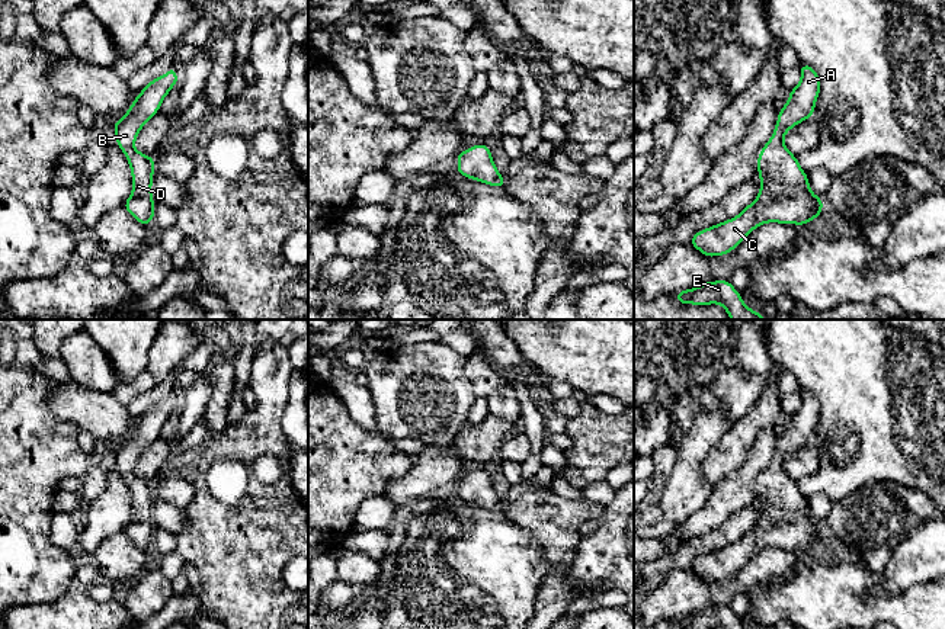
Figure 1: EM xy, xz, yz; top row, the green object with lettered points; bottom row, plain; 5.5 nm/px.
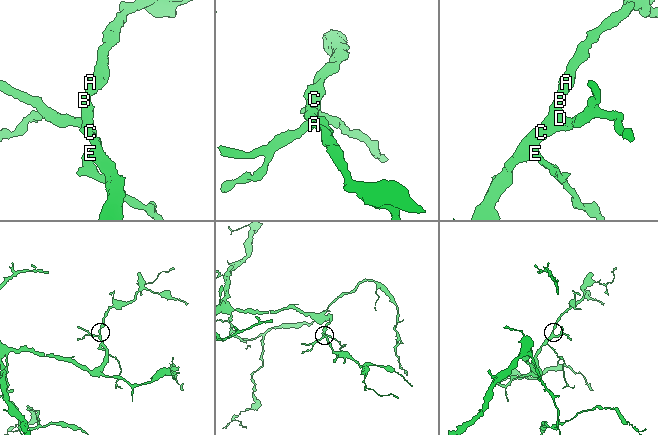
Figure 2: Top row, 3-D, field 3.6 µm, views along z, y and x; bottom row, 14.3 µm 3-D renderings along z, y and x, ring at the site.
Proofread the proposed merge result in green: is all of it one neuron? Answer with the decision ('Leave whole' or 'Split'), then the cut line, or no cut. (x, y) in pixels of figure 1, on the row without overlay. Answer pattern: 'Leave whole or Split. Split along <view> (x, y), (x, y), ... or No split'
Leave whole. No split

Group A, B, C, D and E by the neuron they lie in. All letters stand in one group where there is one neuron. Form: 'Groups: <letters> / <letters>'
Groups: A B C D E

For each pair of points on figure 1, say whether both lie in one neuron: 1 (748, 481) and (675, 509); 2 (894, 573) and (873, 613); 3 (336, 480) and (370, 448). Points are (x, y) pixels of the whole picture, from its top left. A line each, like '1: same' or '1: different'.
1: different
2: different
3: same

